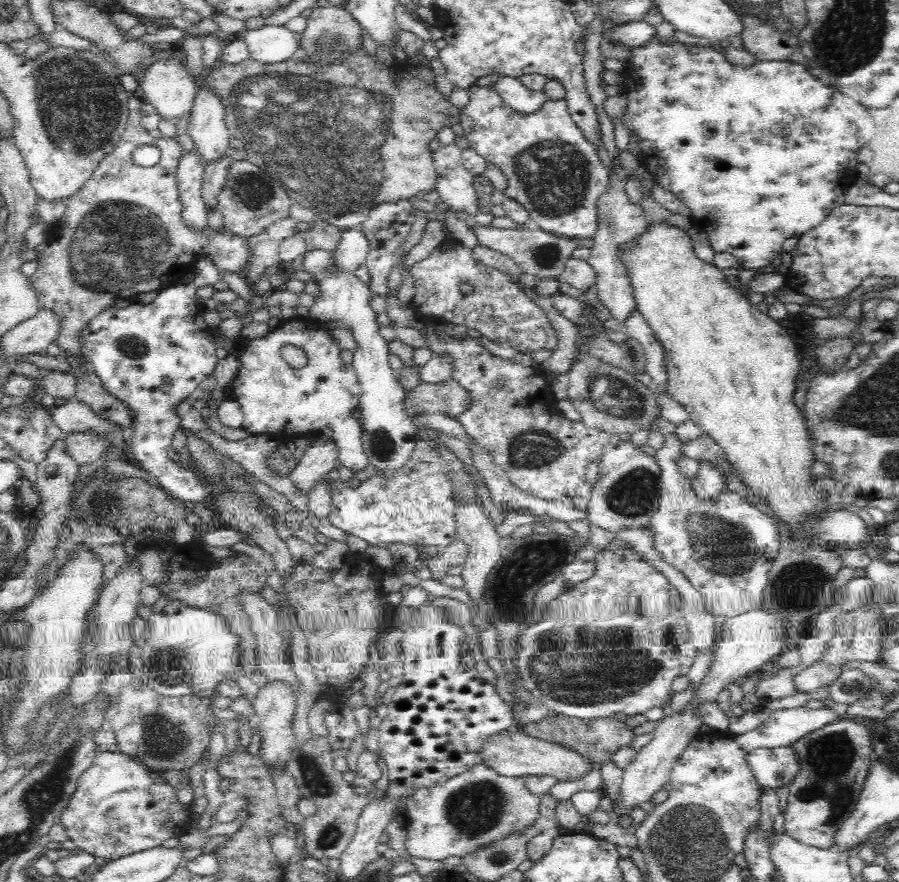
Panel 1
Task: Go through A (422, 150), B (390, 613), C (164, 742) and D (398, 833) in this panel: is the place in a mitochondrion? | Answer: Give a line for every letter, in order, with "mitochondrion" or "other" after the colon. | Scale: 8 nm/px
A: other
B: other
C: mitochondrion
D: other

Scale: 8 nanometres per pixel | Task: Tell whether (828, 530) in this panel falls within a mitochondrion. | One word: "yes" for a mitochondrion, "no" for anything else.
no

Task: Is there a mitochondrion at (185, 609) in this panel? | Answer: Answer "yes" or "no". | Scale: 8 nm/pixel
no

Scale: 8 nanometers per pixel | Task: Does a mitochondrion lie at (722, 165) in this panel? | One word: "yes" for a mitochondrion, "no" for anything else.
no

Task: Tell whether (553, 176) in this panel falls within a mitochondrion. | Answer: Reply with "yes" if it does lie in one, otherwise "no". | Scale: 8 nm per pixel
yes

